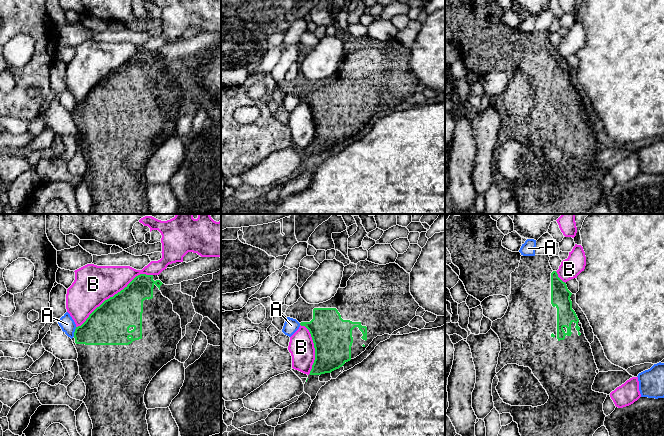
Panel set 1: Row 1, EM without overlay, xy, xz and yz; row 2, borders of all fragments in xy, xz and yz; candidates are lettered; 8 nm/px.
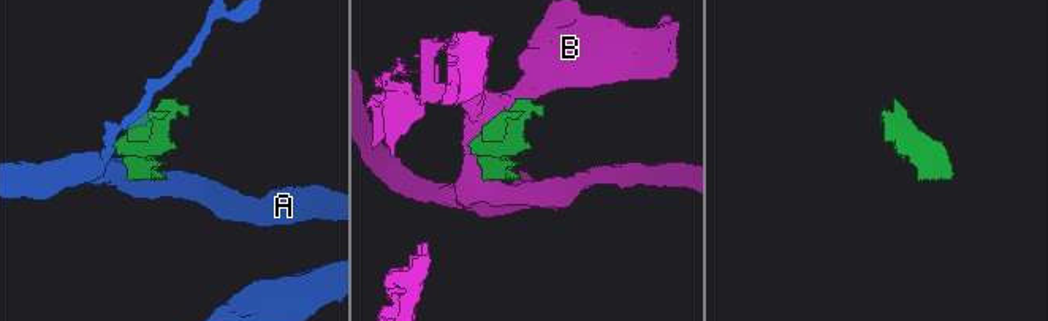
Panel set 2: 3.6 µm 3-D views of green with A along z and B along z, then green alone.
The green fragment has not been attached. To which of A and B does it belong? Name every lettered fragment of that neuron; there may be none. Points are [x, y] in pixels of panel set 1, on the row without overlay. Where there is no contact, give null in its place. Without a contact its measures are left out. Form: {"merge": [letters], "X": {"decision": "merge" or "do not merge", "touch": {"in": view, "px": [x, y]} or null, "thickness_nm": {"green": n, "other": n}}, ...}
{"merge": [], "A": {"decision": "do not merge", "touch": {"in": "xy", "px": [74, 108]}, "thickness_nm": {"green": 300, "other": 120}}, "B": {"decision": "do not merge", "touch": {"in": "xy", "px": [114, 71]}, "thickness_nm": {"green": 320, "other": 320}}}

